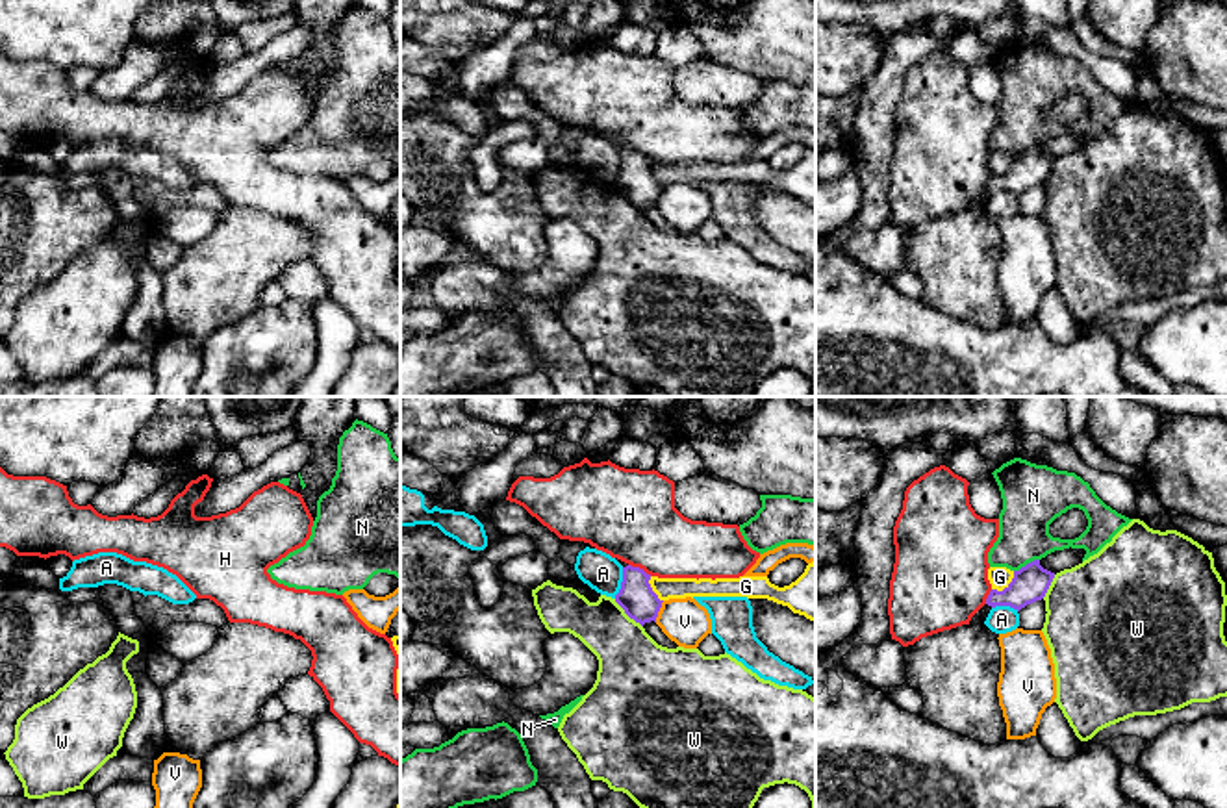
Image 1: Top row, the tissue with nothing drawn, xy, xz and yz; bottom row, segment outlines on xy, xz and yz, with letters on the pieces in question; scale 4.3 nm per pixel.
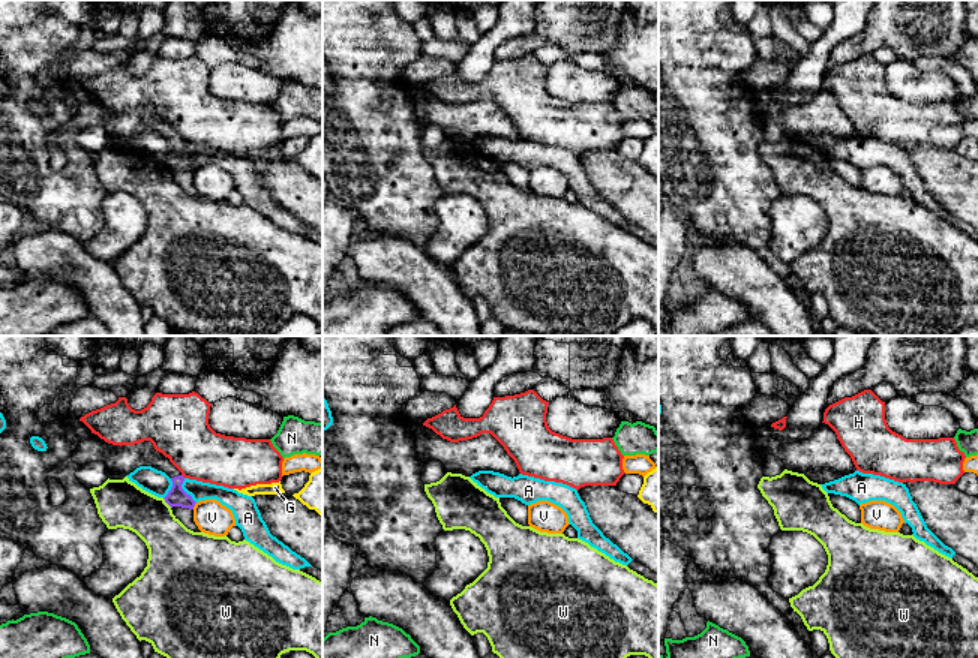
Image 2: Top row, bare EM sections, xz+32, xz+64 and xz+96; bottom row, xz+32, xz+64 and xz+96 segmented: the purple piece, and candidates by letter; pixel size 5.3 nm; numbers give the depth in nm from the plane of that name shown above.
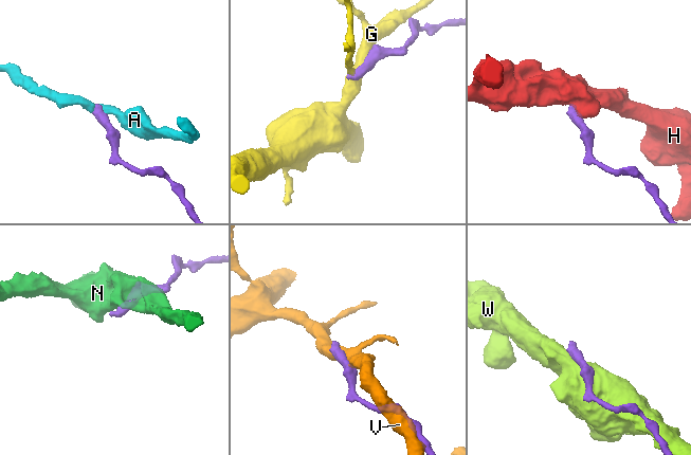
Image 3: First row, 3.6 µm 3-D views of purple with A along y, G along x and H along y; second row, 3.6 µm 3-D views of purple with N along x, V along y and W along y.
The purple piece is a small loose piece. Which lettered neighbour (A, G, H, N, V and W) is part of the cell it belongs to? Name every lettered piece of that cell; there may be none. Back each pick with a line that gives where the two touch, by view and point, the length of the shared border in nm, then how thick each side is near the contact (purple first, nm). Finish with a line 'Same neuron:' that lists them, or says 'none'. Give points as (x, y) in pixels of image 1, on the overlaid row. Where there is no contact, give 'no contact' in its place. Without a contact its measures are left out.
Same neuron: none

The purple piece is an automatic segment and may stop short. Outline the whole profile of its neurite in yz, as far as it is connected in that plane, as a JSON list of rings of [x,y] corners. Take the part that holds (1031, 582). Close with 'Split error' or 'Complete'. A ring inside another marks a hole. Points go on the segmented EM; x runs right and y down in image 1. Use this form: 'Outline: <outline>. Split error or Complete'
Outline: [[[1034,560],[1014,571],[1012,582],[1003,589],[992,589],[986,604],[971,617],[971,625],[984,625],[988,613],[995,606],[1010,606],[1014,610],[1021,610],[1027,604],[1042,600],[1055,578],[1055,573],[1044,569],[1040,560]]]. Split error

